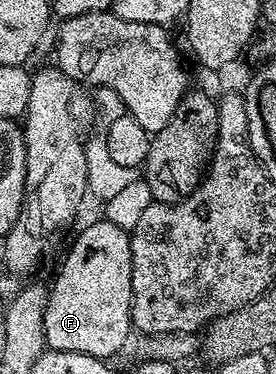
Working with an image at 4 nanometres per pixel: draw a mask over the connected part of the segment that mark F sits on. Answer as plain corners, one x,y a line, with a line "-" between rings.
98,218
74,238
51,283
45,307
45,343
55,352
110,358
129,340
132,305
129,232

